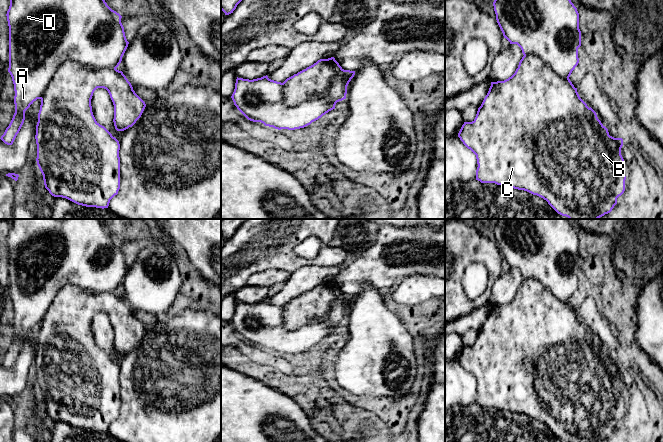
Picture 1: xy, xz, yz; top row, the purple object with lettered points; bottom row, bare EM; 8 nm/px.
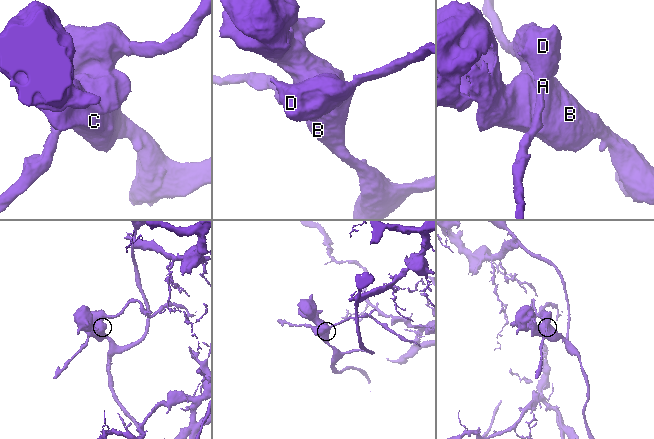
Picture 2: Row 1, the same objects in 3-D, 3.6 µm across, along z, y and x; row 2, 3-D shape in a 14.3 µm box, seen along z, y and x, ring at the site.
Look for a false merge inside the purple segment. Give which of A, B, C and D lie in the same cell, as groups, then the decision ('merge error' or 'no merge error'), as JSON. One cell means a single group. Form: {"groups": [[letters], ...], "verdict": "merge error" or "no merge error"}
{"groups": [["A", "D"], ["B", "C"]], "verdict": "merge error"}

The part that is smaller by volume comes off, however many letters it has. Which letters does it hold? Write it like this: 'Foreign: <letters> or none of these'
Foreign: A, D

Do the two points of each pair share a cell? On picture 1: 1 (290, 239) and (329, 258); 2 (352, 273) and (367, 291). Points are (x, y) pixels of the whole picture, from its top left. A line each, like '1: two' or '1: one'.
1: one
2: two

